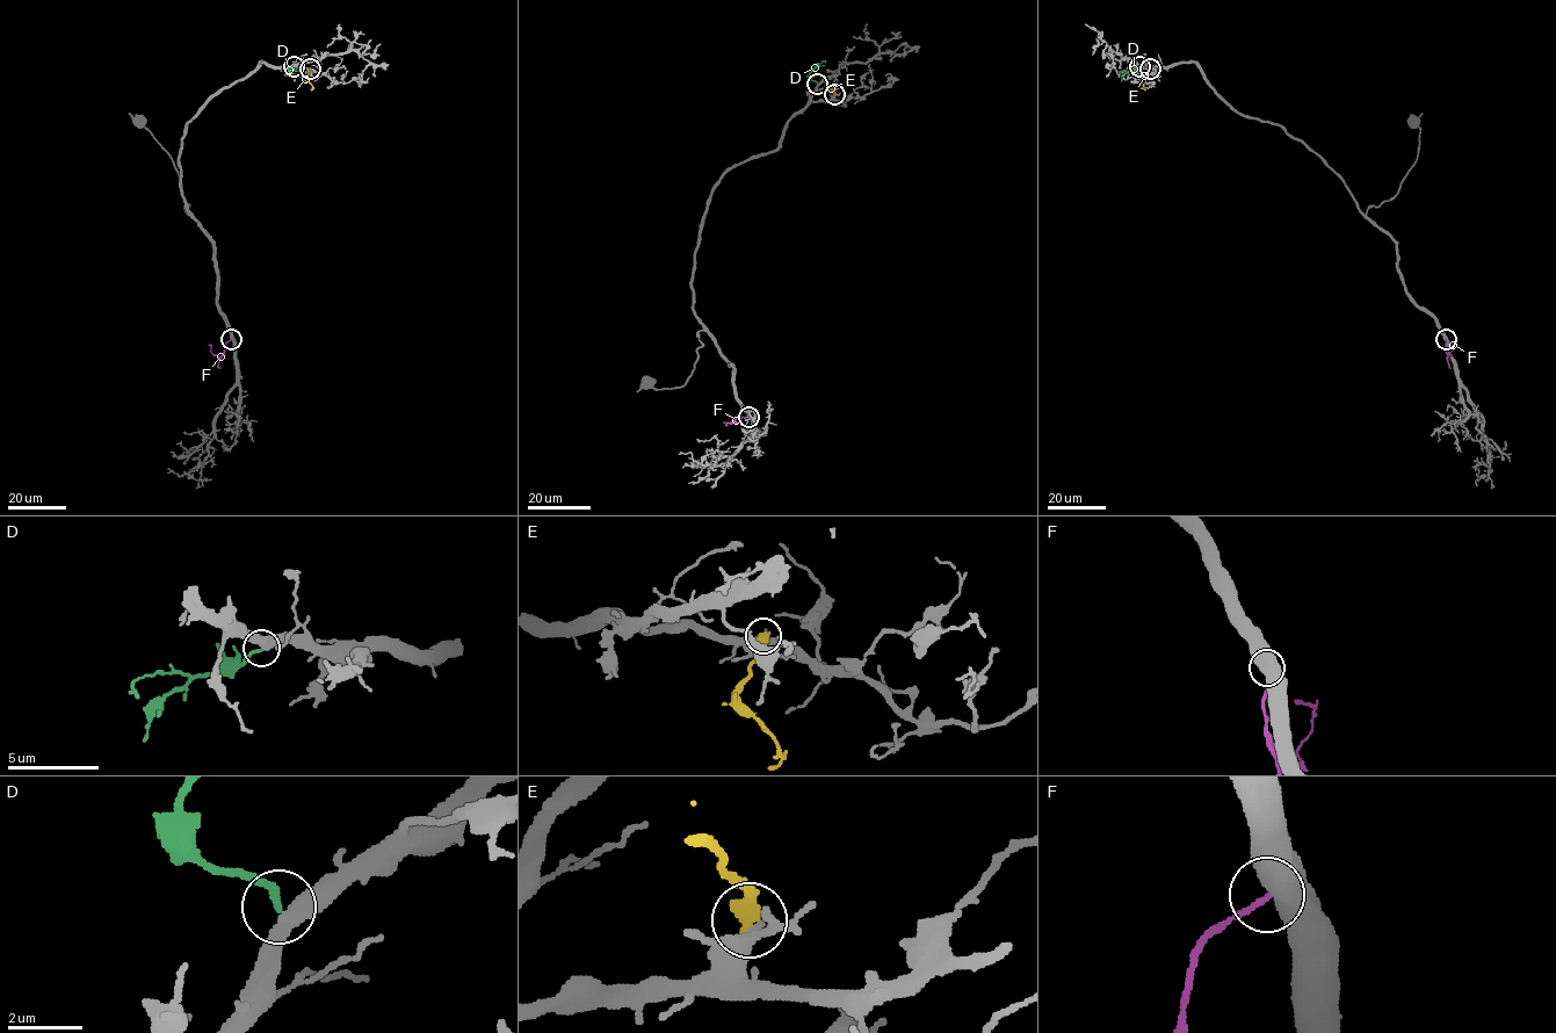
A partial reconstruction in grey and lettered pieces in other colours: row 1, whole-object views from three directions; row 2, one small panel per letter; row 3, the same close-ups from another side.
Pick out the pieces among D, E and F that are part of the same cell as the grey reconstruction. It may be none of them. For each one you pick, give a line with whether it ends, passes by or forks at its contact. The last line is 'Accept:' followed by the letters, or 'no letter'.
D: it ends there
Accept: D

